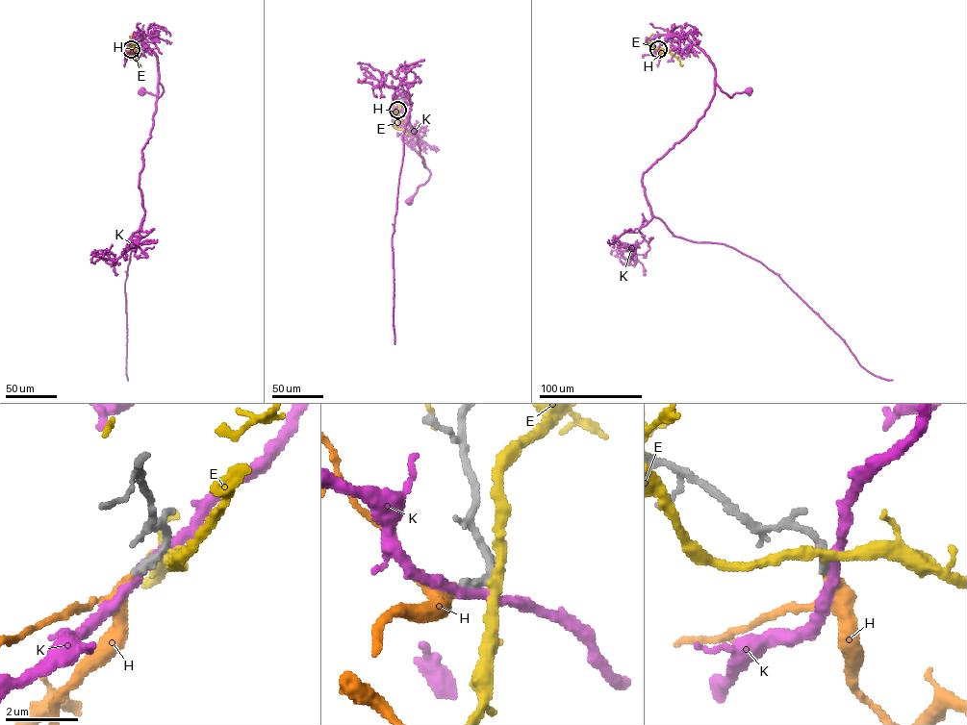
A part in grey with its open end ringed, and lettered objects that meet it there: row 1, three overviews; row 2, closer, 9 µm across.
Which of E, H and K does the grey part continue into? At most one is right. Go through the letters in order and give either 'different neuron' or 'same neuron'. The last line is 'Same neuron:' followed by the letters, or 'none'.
E: different neuron
H: same neuron
K: different neuron
Same neuron: H

